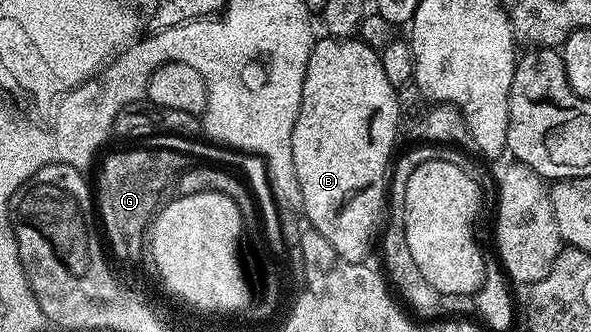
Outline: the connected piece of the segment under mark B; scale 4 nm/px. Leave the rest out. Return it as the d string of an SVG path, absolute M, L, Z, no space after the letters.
M358 37L325 38L319 38L315 42L308 57L300 113L292 129L292 161L296 165L296 181L300 181L301 210L306 211L306 219L314 226L313 230L322 235L324 241L328 241L328 245L332 245L332 249L336 249L336 253L344 261L366 263L370 250L373 247L375 250L376 240L384 223L387 196L358 194L369 187L387 186L388 172L395 154L394 142L398 135L400 139L398 93L388 81L382 56L375 48L369 47Z

